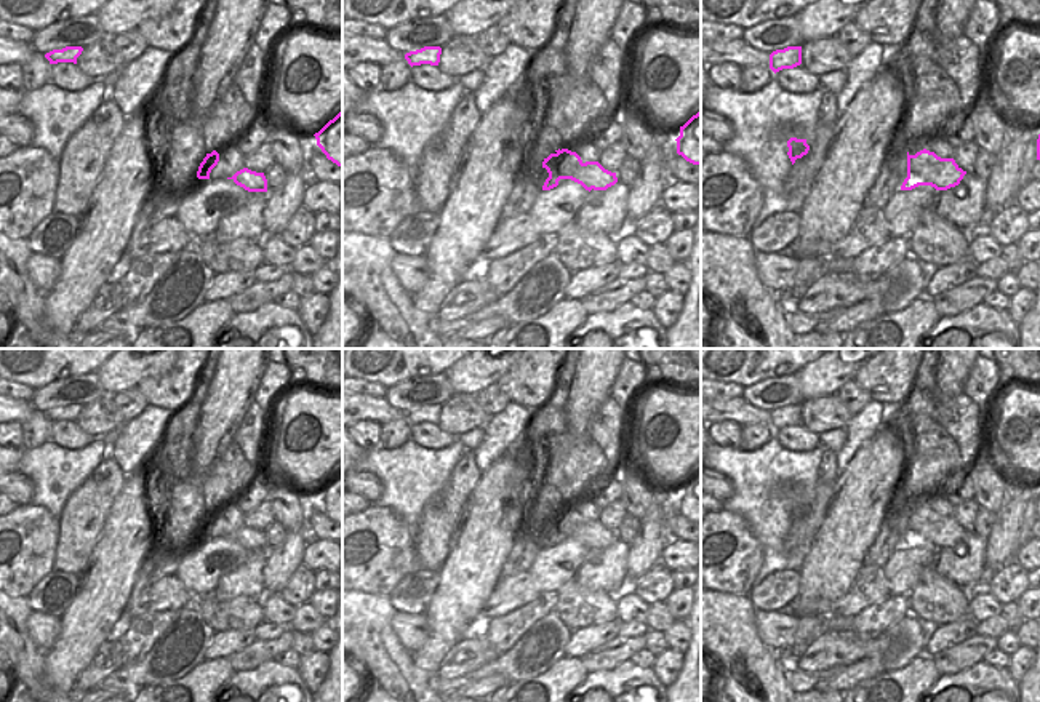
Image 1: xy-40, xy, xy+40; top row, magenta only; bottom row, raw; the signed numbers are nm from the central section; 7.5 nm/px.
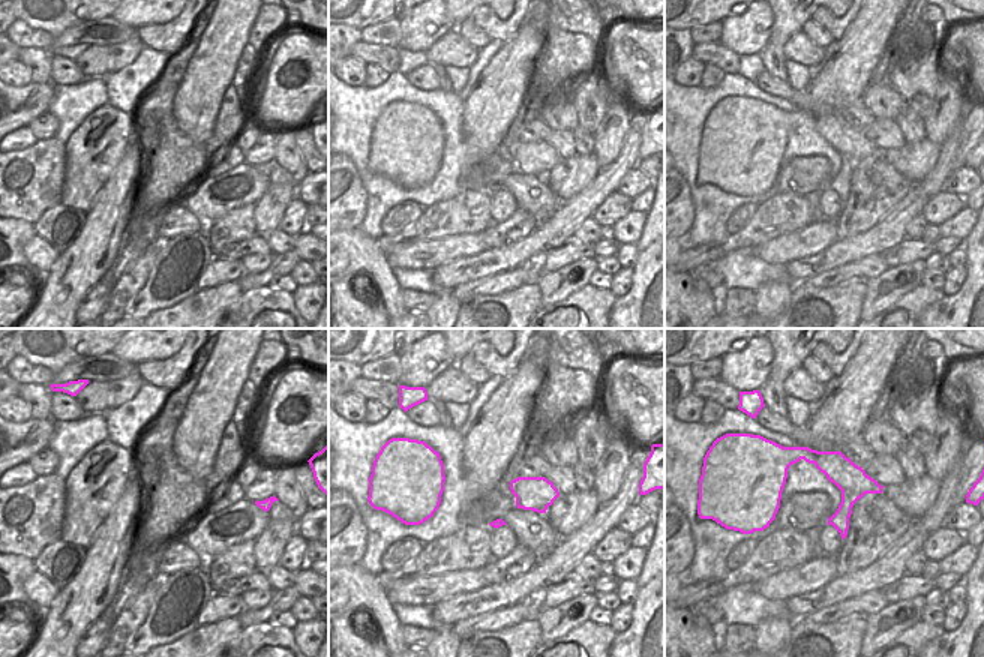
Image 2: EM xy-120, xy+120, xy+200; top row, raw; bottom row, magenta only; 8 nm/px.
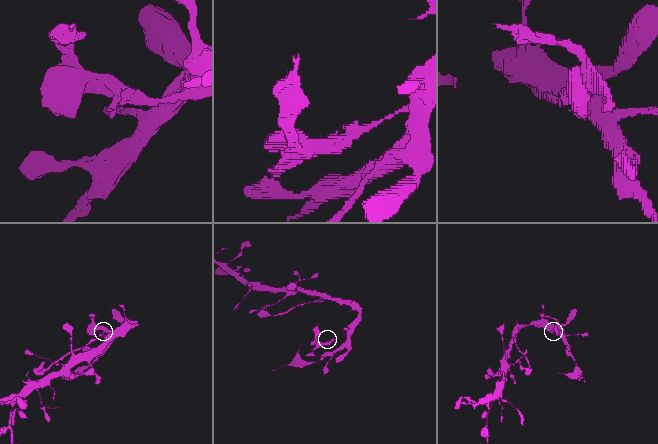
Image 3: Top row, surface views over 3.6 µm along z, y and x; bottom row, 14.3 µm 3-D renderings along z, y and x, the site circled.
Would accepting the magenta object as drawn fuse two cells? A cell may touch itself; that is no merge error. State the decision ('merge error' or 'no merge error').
merge error

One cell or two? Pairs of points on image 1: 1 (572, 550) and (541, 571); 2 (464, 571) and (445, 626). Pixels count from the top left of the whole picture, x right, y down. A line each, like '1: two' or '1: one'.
1: one
2: one

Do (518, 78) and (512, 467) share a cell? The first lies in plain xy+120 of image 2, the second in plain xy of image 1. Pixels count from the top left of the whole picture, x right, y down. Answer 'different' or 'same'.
same

